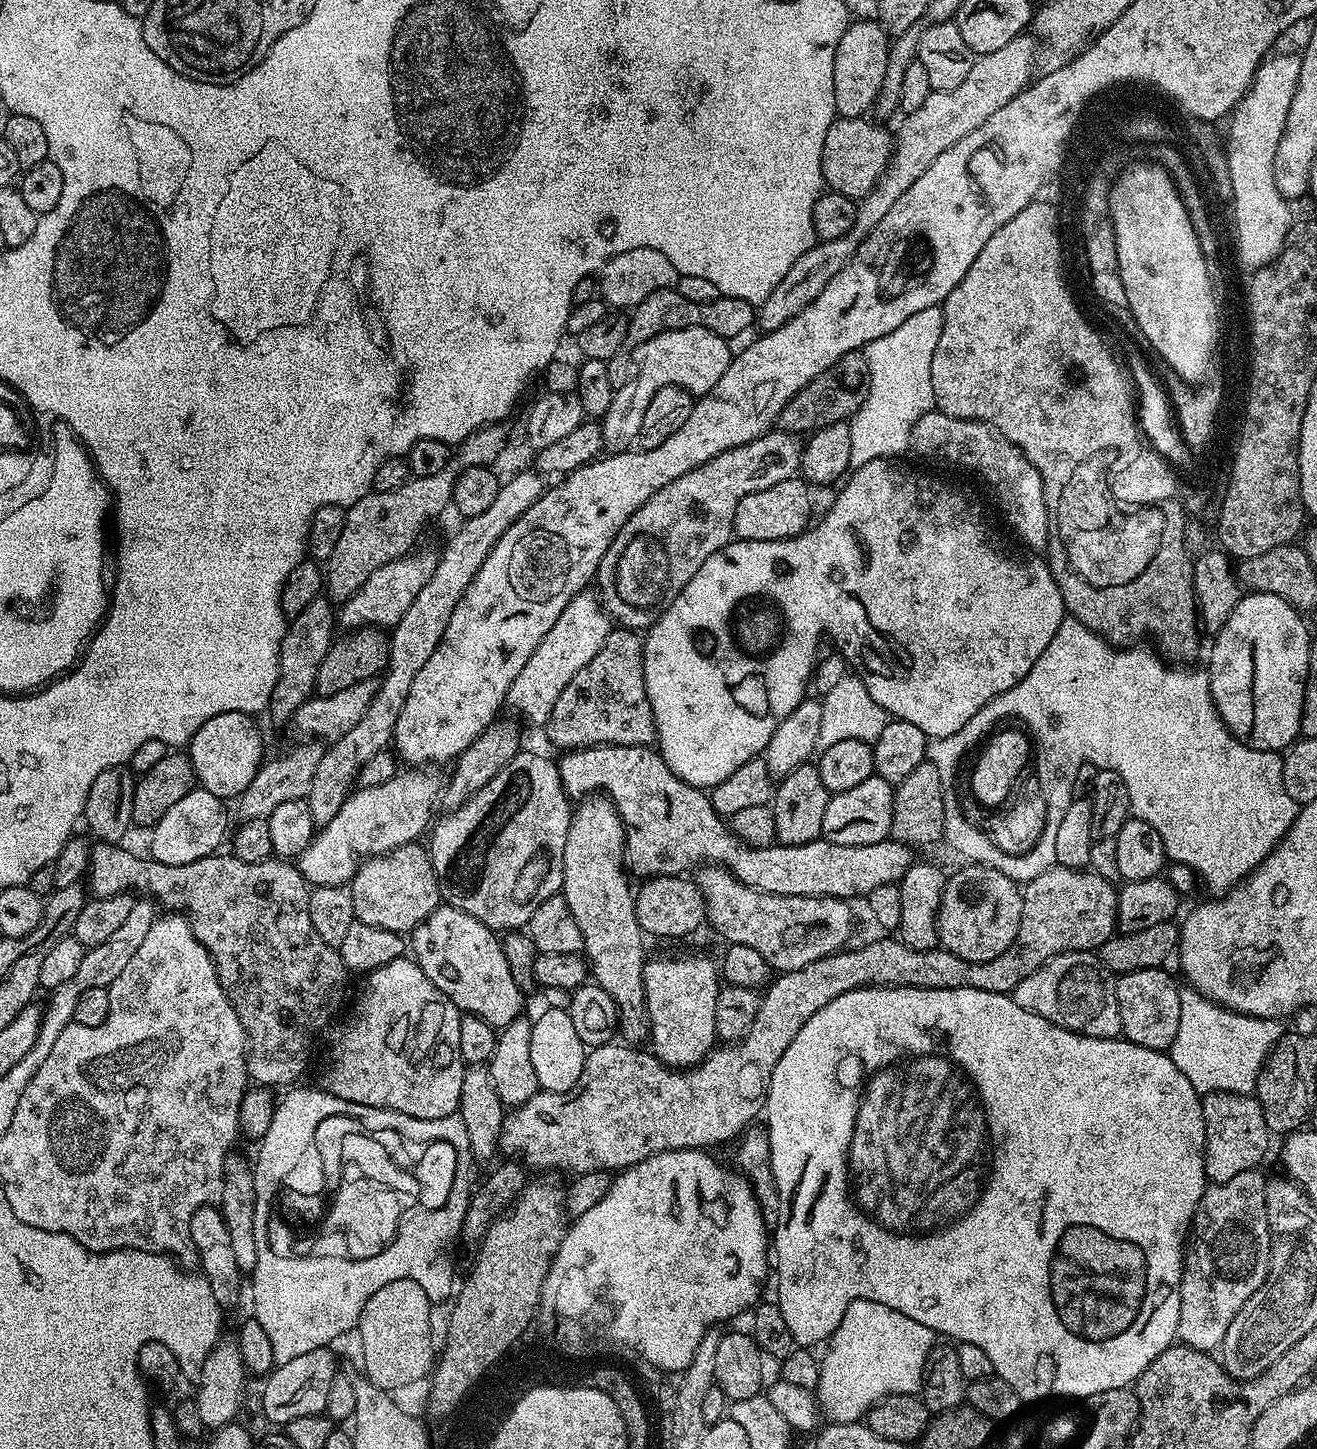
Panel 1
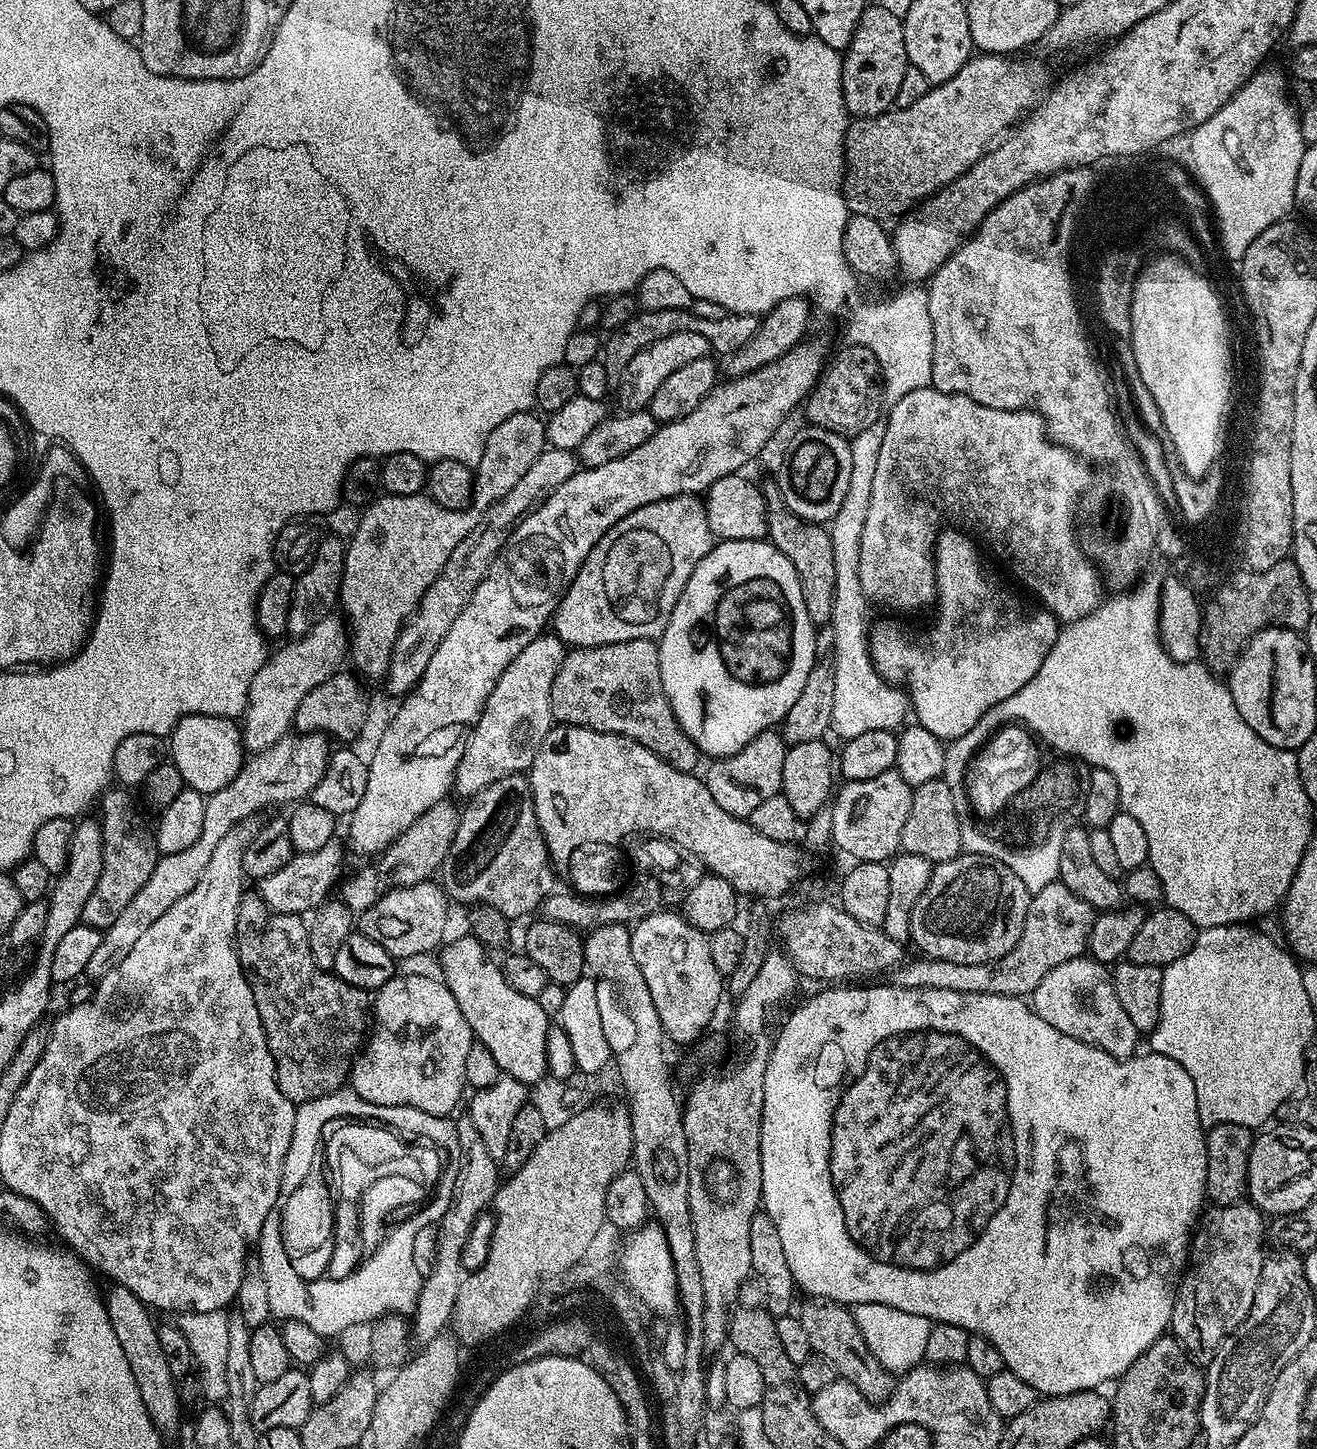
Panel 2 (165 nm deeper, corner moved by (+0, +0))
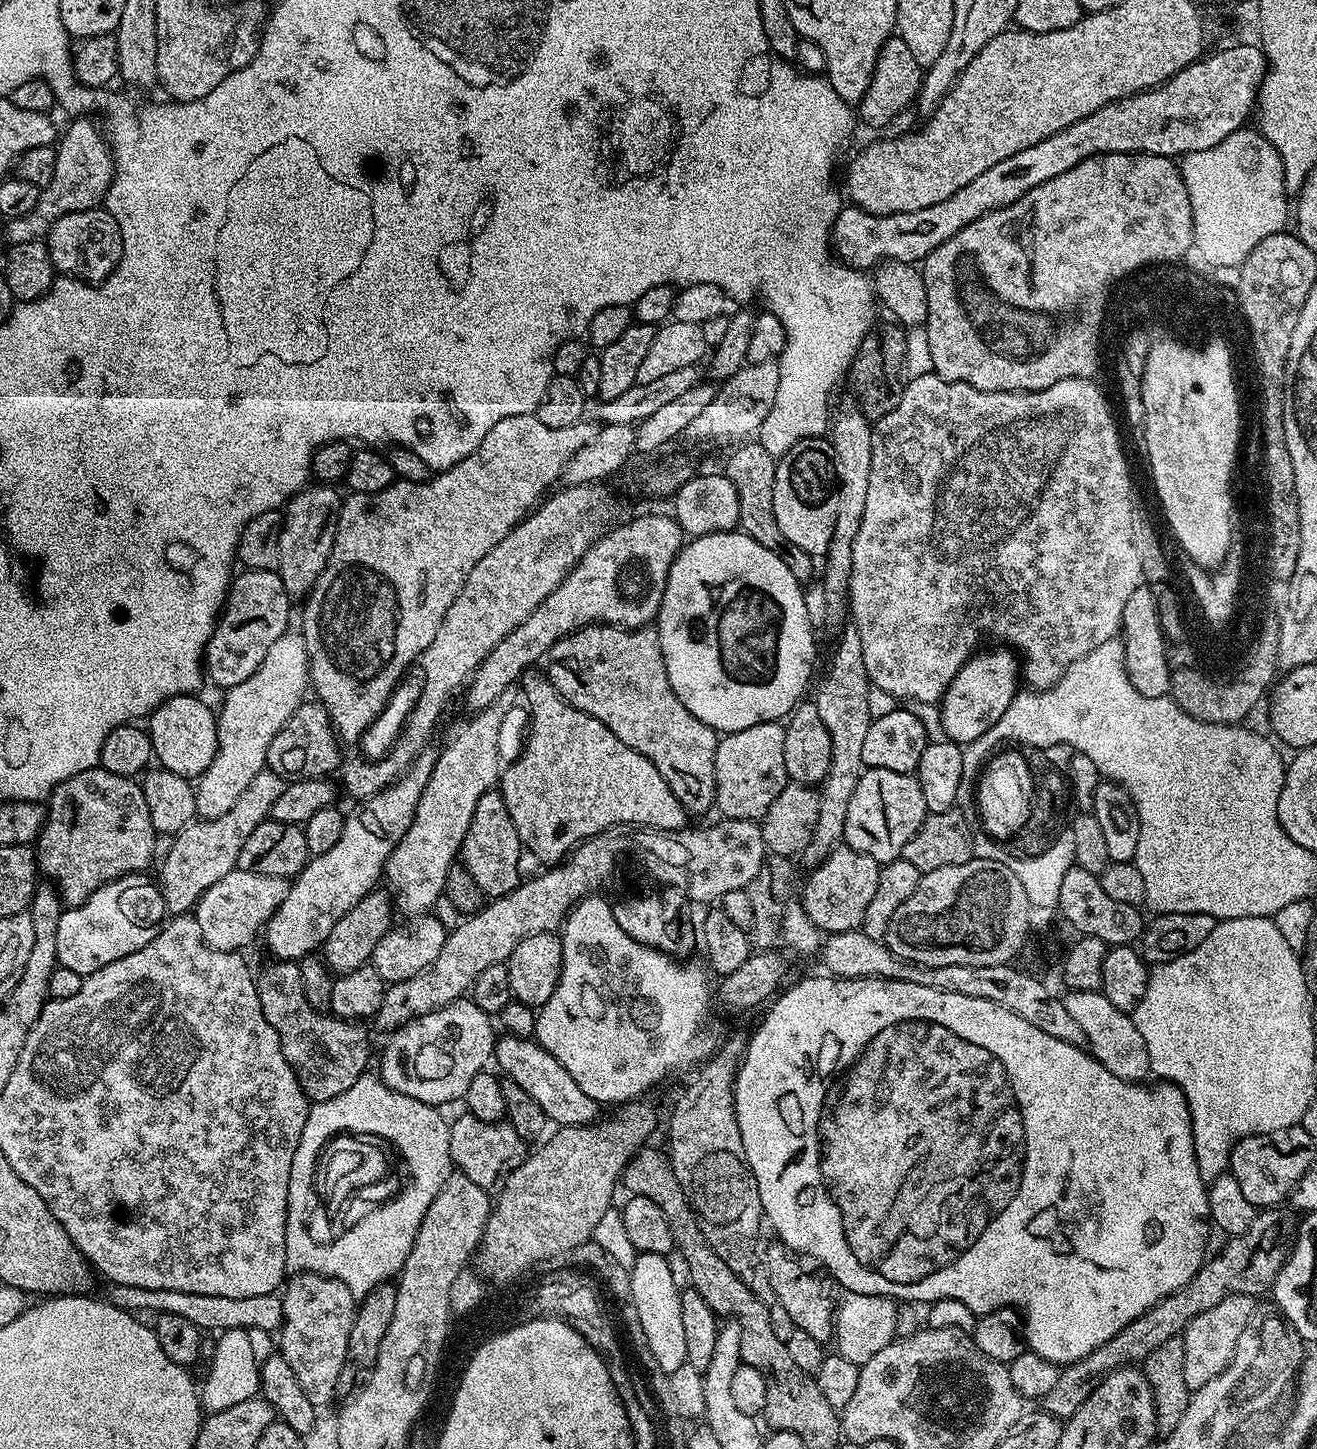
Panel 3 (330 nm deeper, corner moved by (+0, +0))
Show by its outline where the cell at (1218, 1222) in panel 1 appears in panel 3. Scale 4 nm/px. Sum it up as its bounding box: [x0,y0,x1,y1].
[1182,1294,1257,1390]

